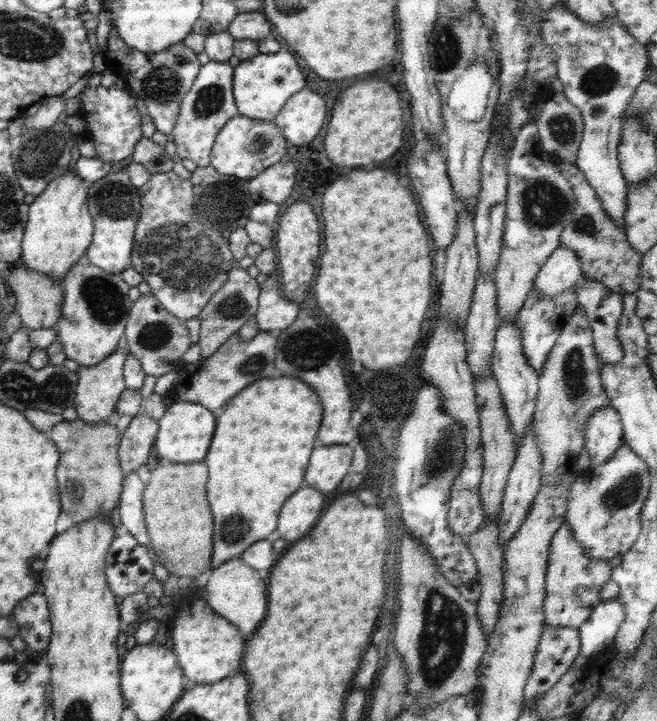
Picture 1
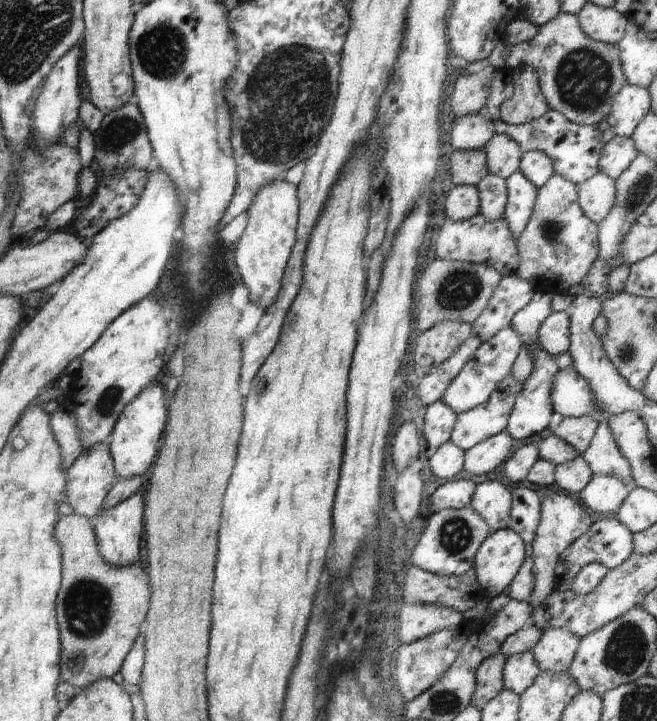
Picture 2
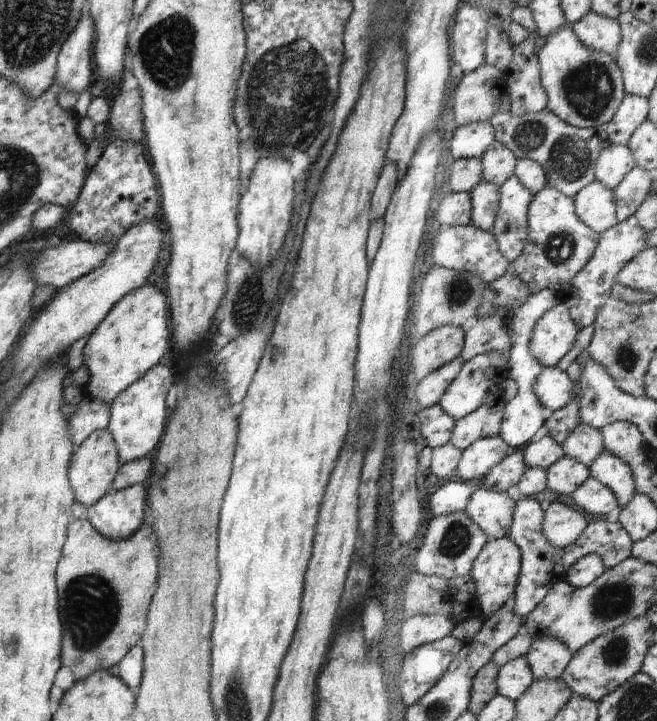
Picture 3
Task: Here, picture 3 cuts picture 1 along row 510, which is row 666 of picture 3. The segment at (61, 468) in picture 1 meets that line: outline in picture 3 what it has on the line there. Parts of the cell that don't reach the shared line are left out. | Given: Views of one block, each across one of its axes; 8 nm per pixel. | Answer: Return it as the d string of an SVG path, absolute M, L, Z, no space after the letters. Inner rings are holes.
M73 519L56 570L58 610L62 620L62 666L70 668L75 682L114 665L136 646L146 630L148 604L158 584L160 550L154 532L142 524L132 538L112 542L100 536L87 519Z

